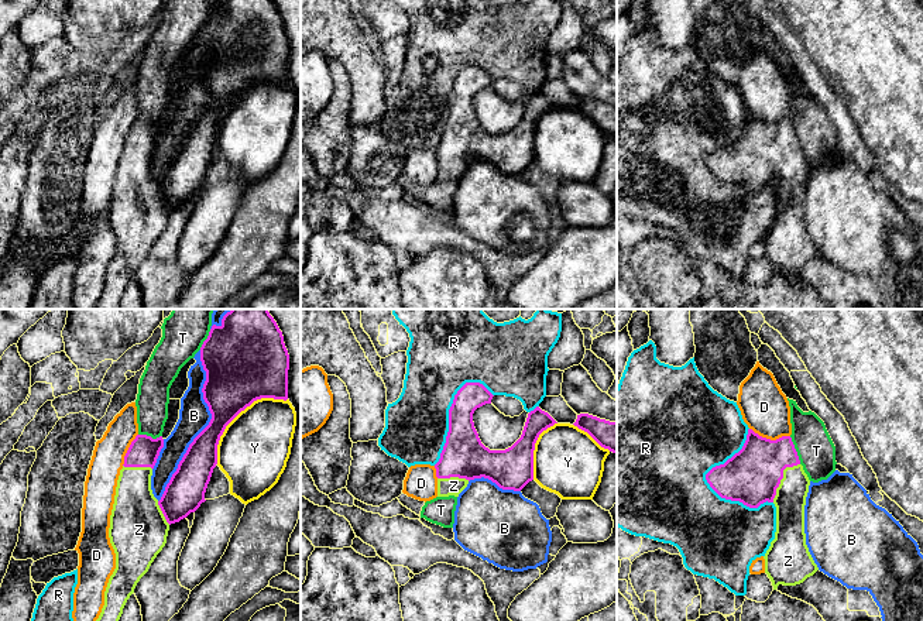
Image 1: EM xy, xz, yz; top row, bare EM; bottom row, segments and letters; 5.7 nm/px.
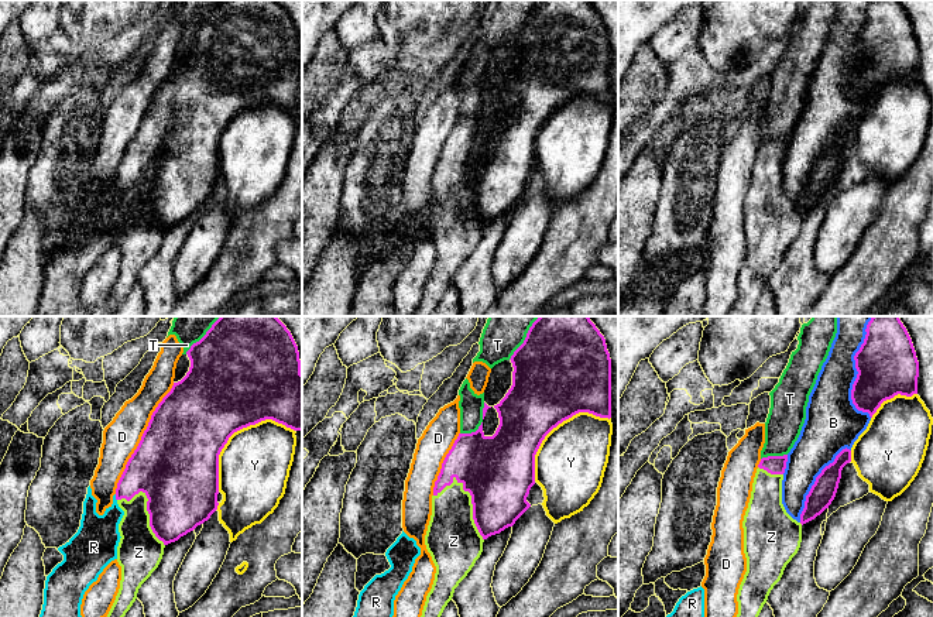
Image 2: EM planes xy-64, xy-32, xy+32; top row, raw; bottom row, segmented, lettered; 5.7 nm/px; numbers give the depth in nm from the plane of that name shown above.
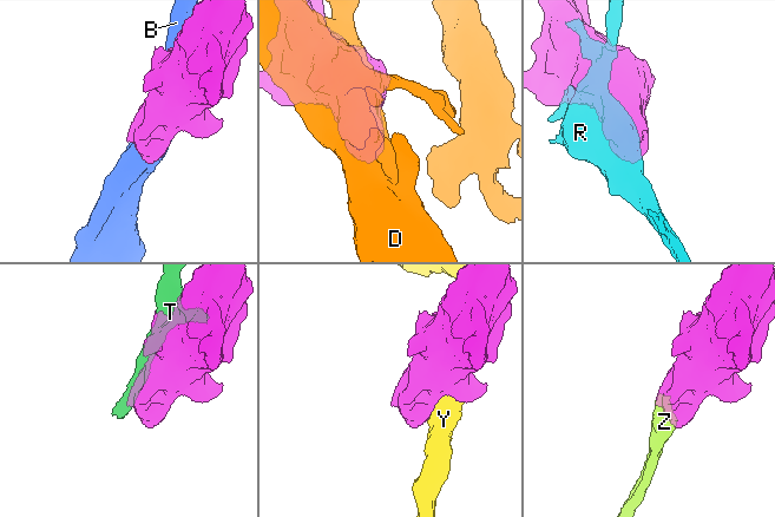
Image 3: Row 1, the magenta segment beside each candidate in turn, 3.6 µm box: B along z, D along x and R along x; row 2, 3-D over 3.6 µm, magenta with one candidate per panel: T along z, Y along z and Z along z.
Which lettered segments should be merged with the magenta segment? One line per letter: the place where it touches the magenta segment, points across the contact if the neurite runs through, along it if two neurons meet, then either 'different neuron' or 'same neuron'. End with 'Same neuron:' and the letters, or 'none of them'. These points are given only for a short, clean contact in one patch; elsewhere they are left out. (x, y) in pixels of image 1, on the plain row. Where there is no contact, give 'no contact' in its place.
B: xy (206, 110) | different neuron
D: yz (769, 123) | different neuron
R: yz (706, 160) | different neuron
T: yz (795, 134) | different neuron
Y: xy (237, 98) | different neuron
Z: yz (782, 161) | same neuron
Same neuron: Z

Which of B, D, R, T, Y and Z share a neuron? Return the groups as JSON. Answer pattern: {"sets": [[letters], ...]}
{"sets": [["B"], ["D"], ["R"], ["T"], ["Y"], ["Z"]]}

